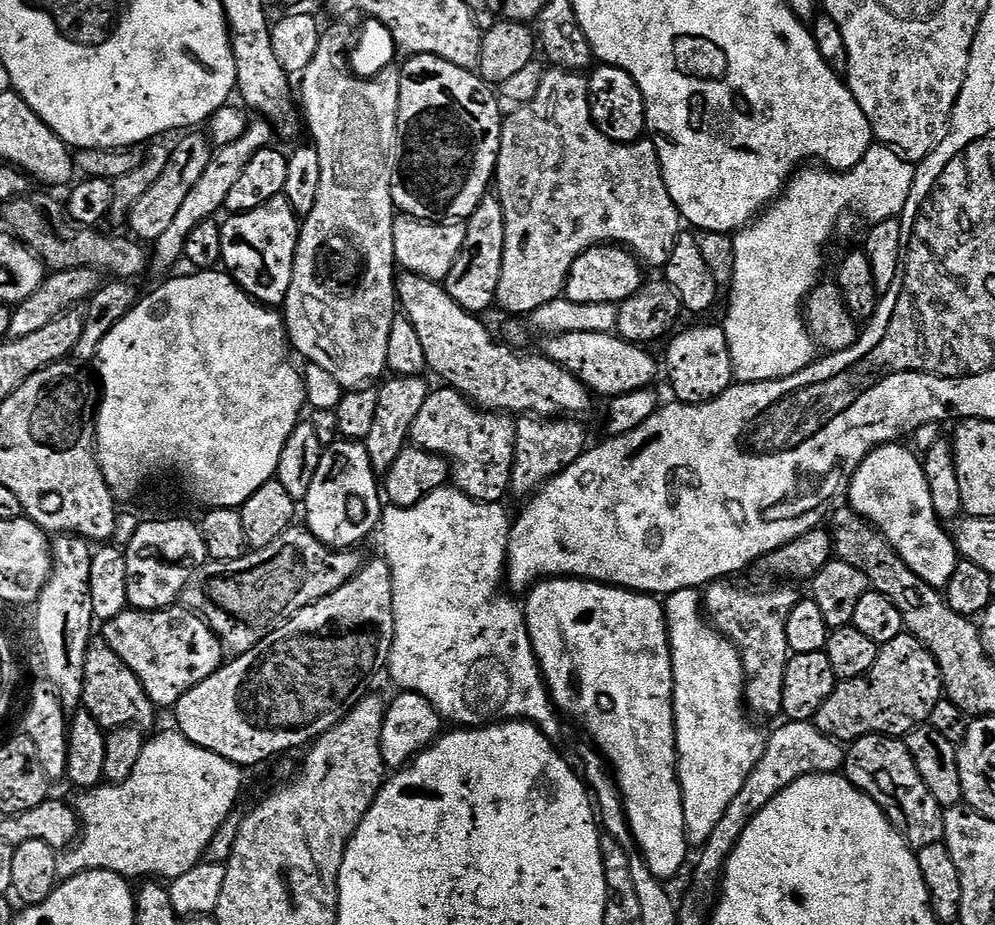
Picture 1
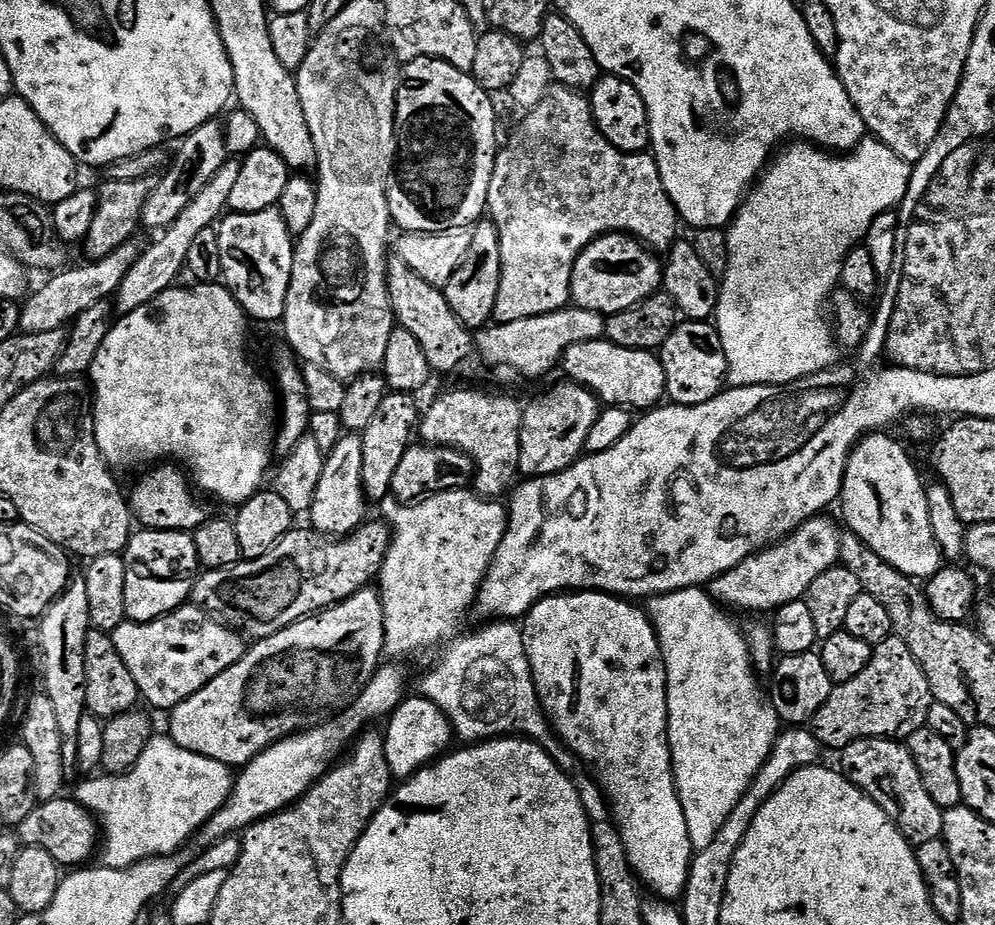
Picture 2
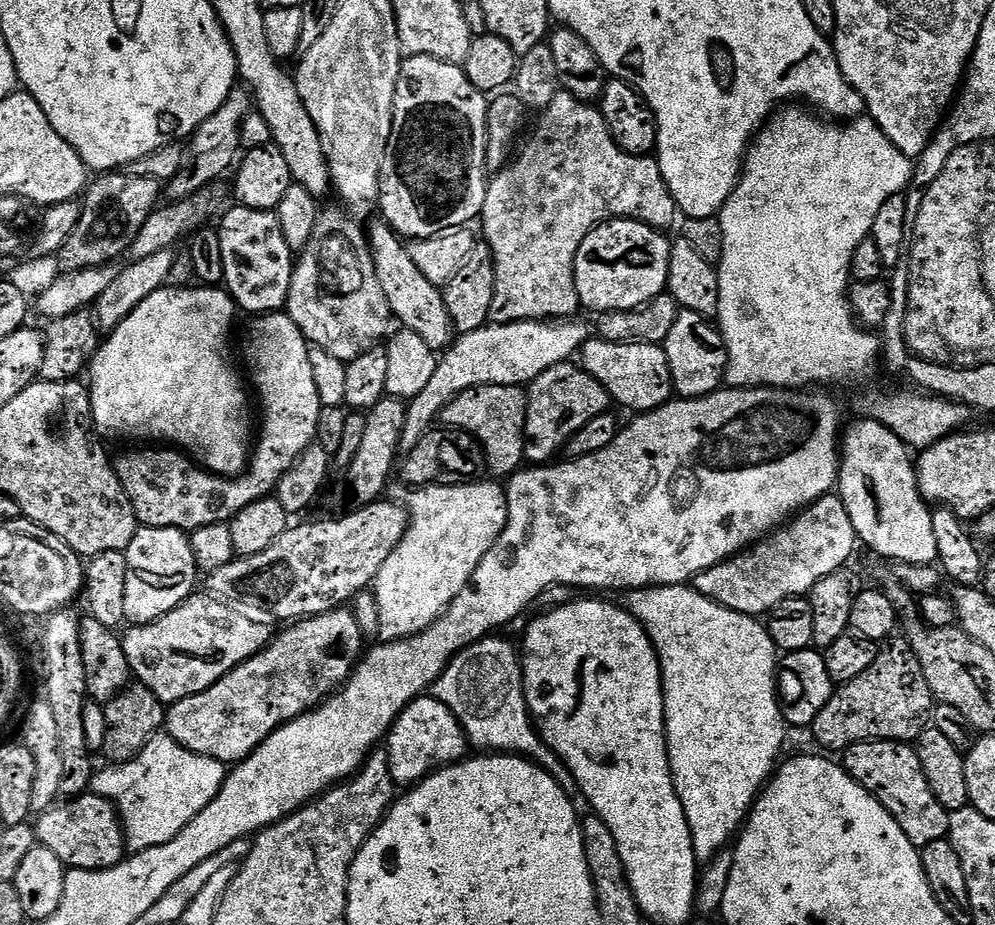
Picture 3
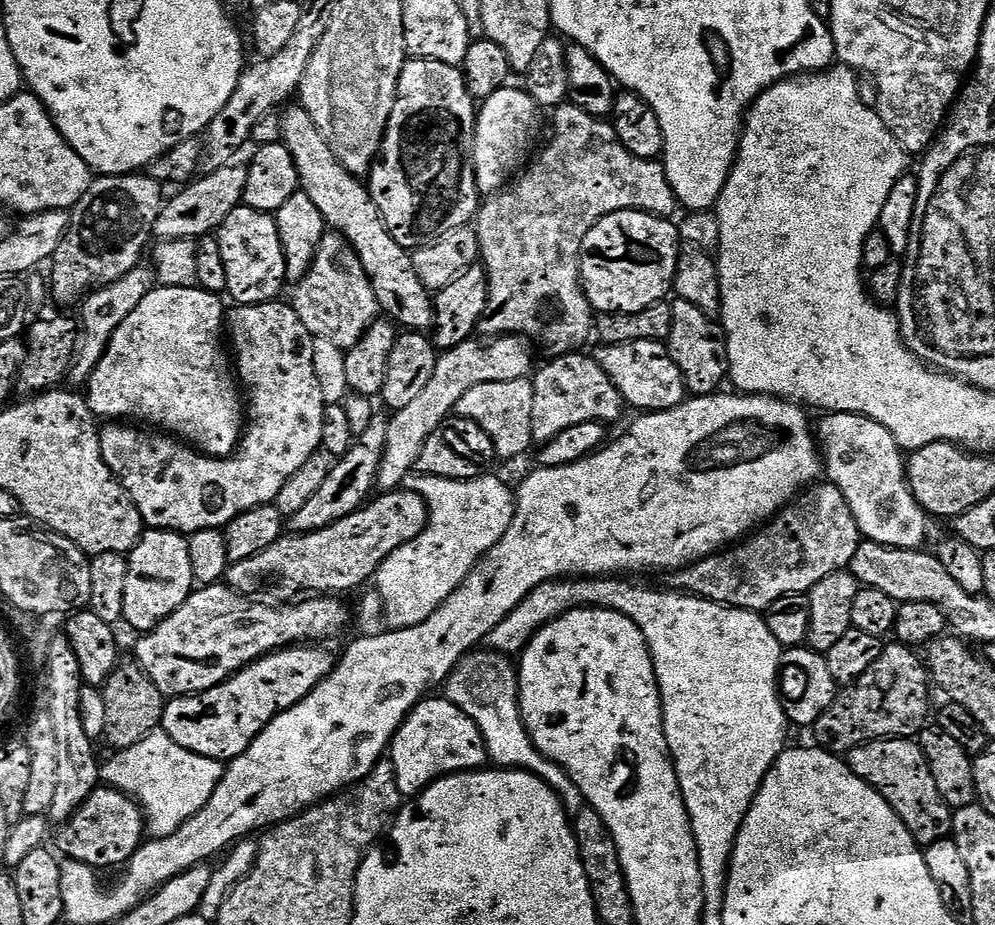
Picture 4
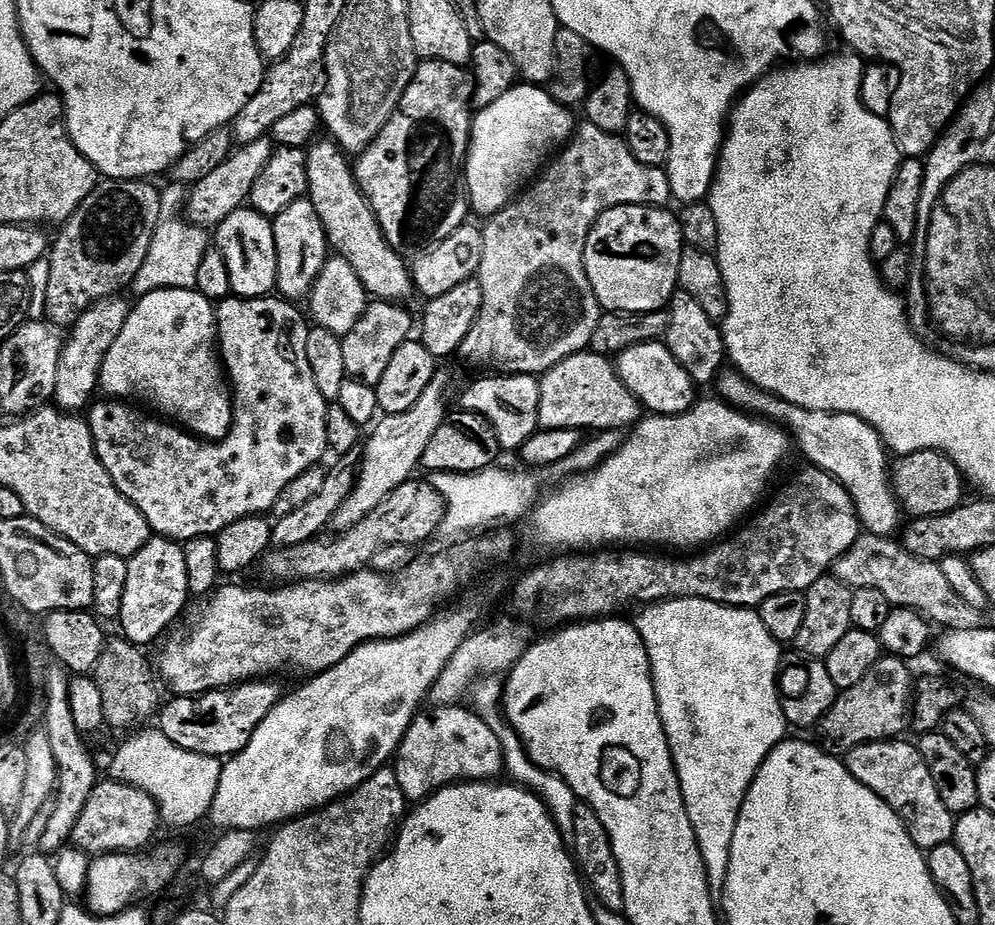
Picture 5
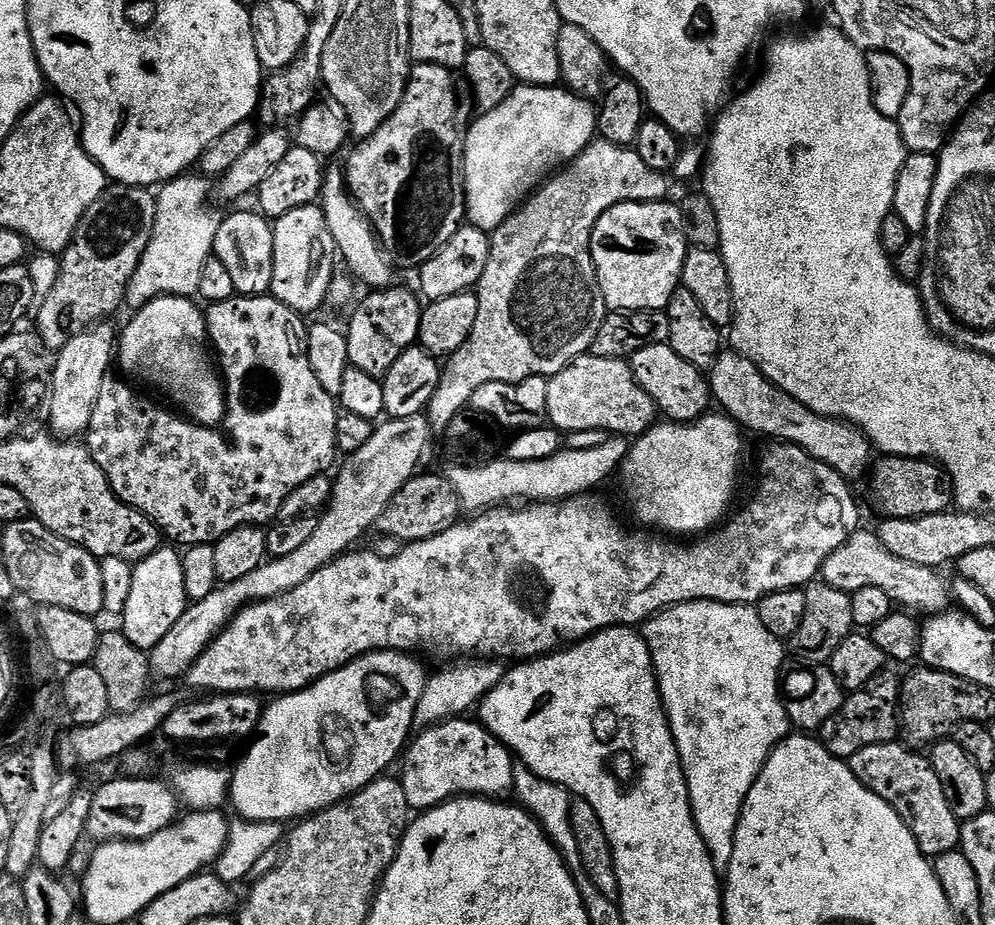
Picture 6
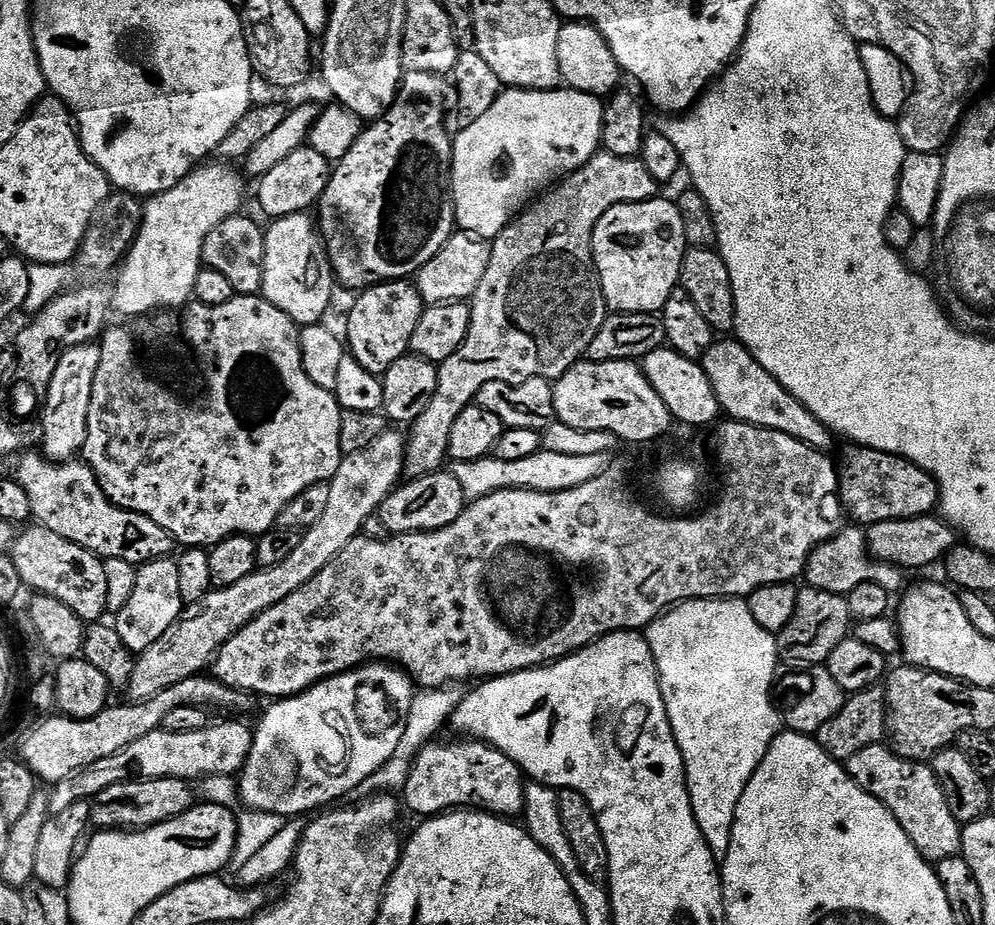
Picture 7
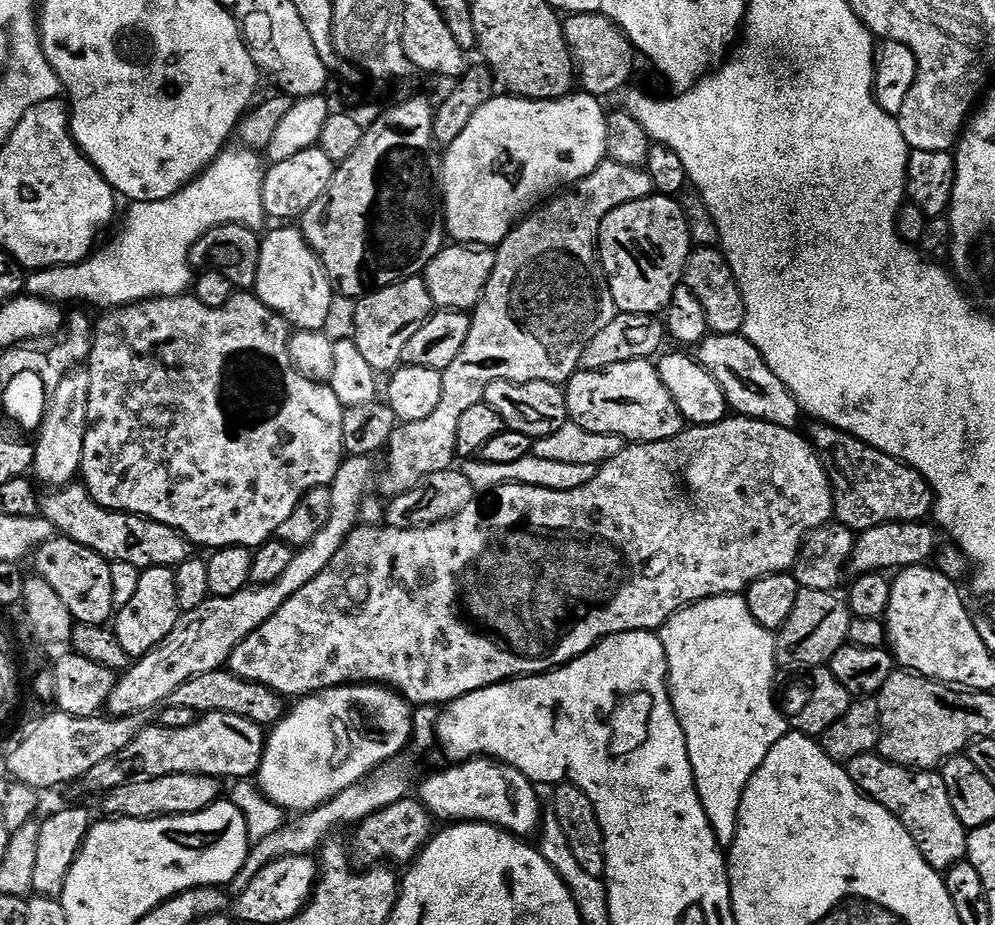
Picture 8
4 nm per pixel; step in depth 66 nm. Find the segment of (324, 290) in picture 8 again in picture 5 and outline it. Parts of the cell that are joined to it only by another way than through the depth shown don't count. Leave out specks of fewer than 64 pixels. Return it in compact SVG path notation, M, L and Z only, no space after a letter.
M305 198L290 202L290 206L282 210L282 214L275 216L272 229L278 262L276 292L289 302L303 301L311 293L318 274L322 274L324 264L330 259L330 245L322 226L322 218L318 218L318 210L314 210L312 201Z

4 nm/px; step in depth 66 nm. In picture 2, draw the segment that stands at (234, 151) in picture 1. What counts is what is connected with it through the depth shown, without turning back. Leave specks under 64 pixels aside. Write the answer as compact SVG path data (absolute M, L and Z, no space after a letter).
M229 158L222 166L222 170L218 170L218 174L214 174L214 178L210 178L210 182L206 182L206 186L202 186L202 190L193 198L190 206L186 206L186 210L182 210L182 214L178 214L174 223L163 229L157 235L160 237L152 245L149 243L143 249L141 256L128 270L115 292L114 308L117 313L123 314L138 310L138 306L150 302L159 292L165 292L167 288L173 287L179 281L176 279L179 278L180 271L182 273L185 271L190 245L198 234L198 230L213 227L225 215L239 169L240 160Z

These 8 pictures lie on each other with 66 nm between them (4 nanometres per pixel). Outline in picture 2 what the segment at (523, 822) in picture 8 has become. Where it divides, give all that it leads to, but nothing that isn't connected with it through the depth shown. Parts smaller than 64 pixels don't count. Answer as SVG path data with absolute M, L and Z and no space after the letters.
M422 694L415 695L409 695L392 711L387 721L388 732L383 733L386 762L390 762L390 770L396 778L407 778L427 768L453 747L454 733L447 714Z

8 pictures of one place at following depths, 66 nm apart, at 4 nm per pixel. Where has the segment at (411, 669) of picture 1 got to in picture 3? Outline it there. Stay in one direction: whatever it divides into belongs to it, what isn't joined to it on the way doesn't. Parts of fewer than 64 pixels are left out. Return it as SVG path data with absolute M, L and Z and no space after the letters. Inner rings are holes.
M473 482L470 484L426 484L423 488L412 488L409 491L408 500L406 499L408 529L402 538L402 542L398 542L394 554L390 554L390 558L386 558L386 562L382 562L382 570L378 570L374 581L374 589L376 588L376 616L380 619L379 639L381 641L403 640L405 636L416 636L422 630L430 627L448 609L450 602L454 602L454 598L458 594L462 594L462 590L470 582L474 570L478 570L478 562L482 562L482 558L486 558L486 550L490 550L490 546L494 546L494 542L498 542L498 538L508 521L508 498L505 489L501 485L499 488L496 484L480 483L484 482ZM493 634L463 648L448 663L447 670L436 679L430 689L431 695L443 702L452 711L454 718L458 718L473 749L487 750L492 754L527 756L539 768L549 772L568 796L579 797L580 788L576 779L536 731L524 693L524 665L518 655L517 645L515 648L510 641L500 638Z

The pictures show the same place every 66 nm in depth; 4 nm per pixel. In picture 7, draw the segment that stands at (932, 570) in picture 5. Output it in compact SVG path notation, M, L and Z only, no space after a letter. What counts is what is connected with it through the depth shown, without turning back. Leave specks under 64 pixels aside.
M845 526L838 535L832 536L826 543L816 545L805 568L804 580L815 589L847 597L848 592L854 590L854 586L862 586L862 582L878 582L882 590L893 594L903 593L906 588L904 576L905 569L872 559L872 555L868 553L868 538L863 527Z

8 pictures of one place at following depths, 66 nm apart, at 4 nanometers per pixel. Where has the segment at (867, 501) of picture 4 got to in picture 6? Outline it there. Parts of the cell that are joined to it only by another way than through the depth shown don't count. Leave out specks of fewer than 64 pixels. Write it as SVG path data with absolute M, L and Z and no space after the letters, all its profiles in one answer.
M731 350L721 351L710 369L710 387L715 403L720 403L724 407L721 409L741 429L749 433L761 432L764 436L772 436L768 438L773 441L798 446L818 462L826 462L826 466L833 468L849 482L855 482L863 472L865 475L869 471L868 455L873 455L874 449L867 436L855 424L810 410L802 402L771 384L746 357Z

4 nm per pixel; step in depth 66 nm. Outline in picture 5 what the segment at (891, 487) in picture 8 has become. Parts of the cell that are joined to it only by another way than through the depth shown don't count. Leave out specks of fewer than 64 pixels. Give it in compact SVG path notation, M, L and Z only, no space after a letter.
M915 452L896 456L890 464L890 483L892 493L900 501L901 509L912 518L946 514L966 500L963 472L958 470L958 466L954 466L949 456L943 456L940 452Z

